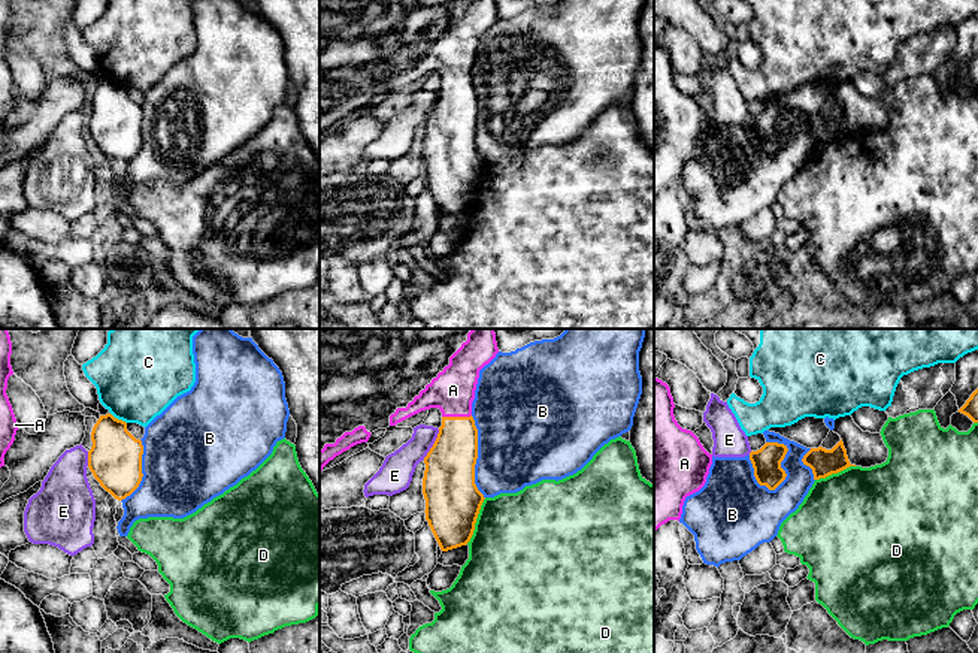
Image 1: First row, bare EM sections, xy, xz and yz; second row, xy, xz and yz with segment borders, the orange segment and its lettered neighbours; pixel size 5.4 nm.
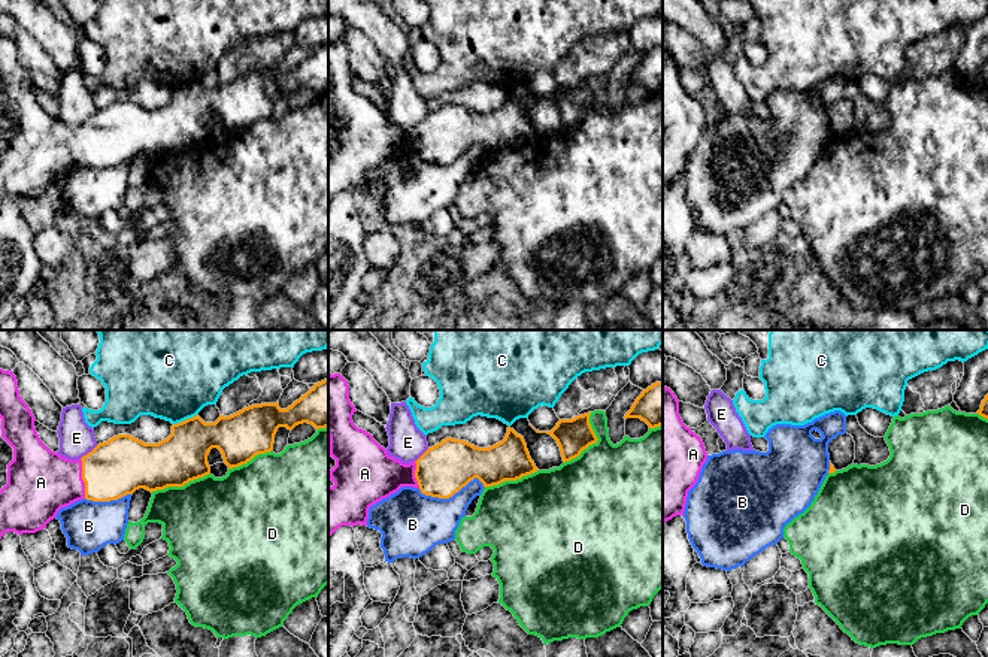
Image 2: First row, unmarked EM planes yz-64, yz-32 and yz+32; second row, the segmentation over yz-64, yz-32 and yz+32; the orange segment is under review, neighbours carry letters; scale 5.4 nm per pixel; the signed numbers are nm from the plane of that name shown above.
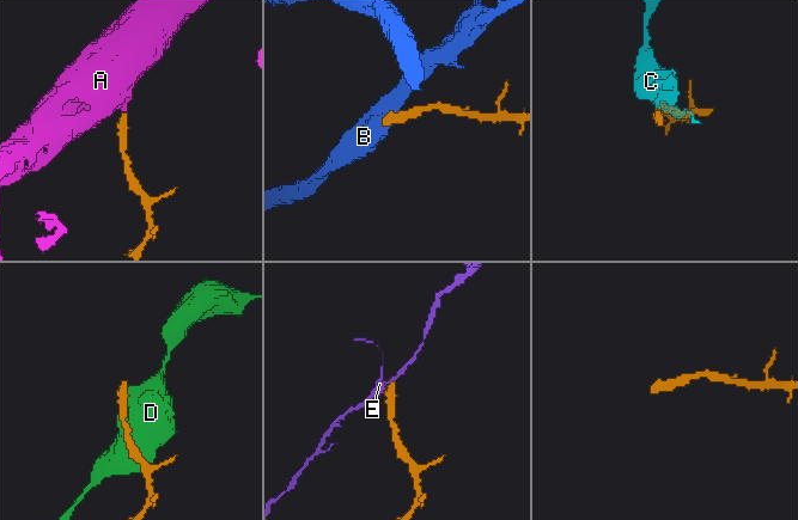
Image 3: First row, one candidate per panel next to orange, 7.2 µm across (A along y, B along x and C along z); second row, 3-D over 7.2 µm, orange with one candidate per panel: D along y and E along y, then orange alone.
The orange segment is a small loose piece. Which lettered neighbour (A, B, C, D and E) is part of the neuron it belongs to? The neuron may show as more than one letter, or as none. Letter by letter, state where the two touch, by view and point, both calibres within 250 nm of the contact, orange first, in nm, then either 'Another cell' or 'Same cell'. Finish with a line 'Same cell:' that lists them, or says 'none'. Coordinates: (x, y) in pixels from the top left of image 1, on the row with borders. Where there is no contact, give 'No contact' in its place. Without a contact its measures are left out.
A: Touches orange at xz (456, 417). Thickness 260 nm (orange) against 240 nm. Same cell
B: Touches orange at yz (783, 469). Thickness 160 nm (orange) against 240 nm. Another cell
C: Touches orange at xy (117, 419). Thickness 280 nm (orange) against 460 nm. Another cell
D: Touches orange at xz (475, 520). Thickness 300 nm (orange) against 480 nm. Another cell
E: Touches orange at xz (433, 444). Thickness 280 nm (orange) against 170 nm. Another cell
Same cell: A

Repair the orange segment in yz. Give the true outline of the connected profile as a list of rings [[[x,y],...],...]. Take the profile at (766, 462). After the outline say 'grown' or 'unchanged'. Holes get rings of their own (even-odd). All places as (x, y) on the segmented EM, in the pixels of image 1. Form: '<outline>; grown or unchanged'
[[[766,442],[760,450],[750,453],[754,477],[760,486],[775,490],[787,477],[781,468],[788,448],[784,444]]]; unchanged

